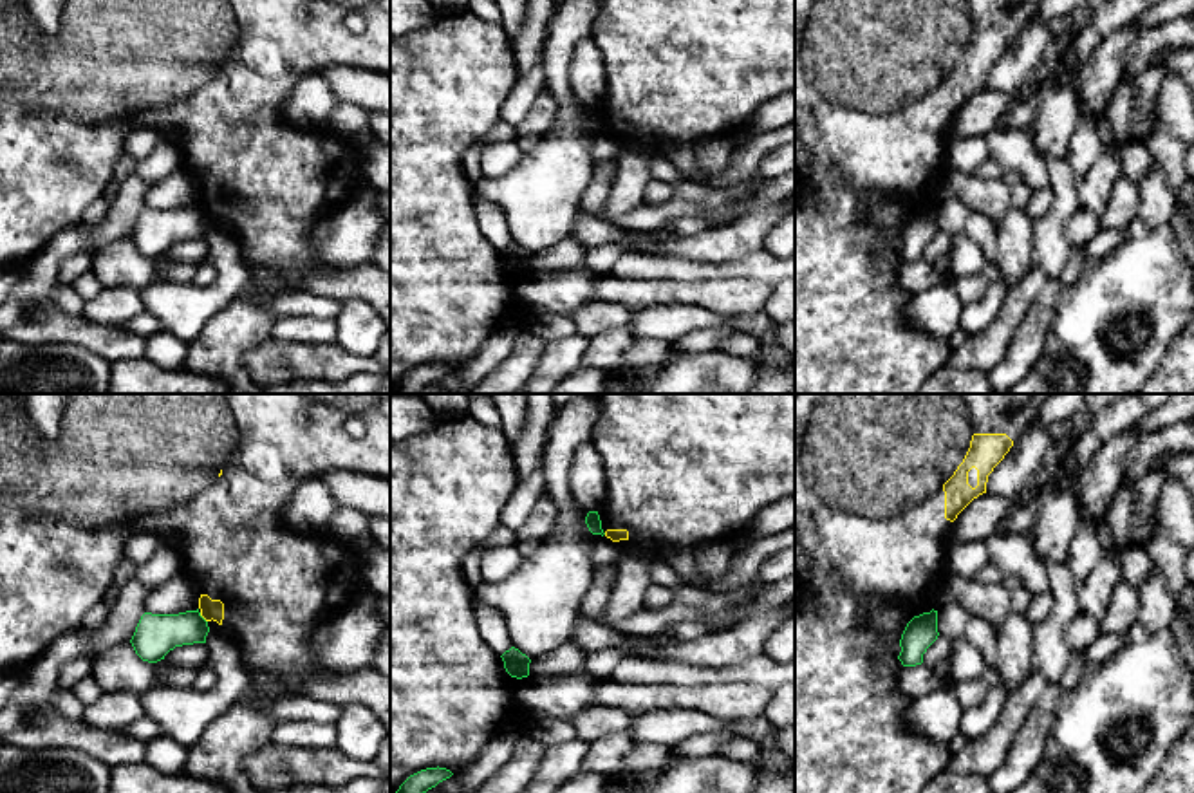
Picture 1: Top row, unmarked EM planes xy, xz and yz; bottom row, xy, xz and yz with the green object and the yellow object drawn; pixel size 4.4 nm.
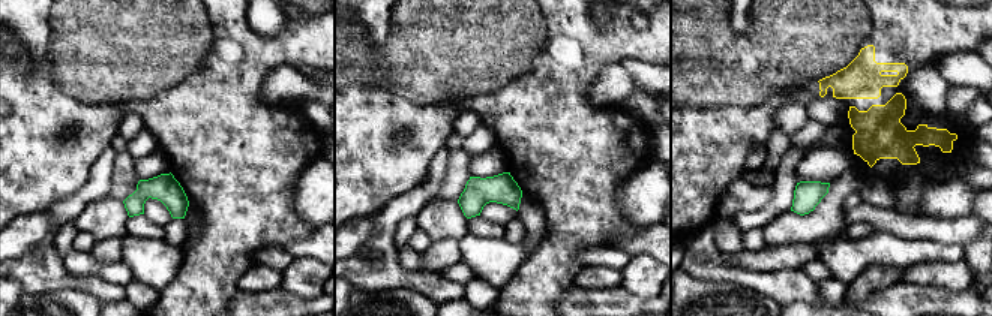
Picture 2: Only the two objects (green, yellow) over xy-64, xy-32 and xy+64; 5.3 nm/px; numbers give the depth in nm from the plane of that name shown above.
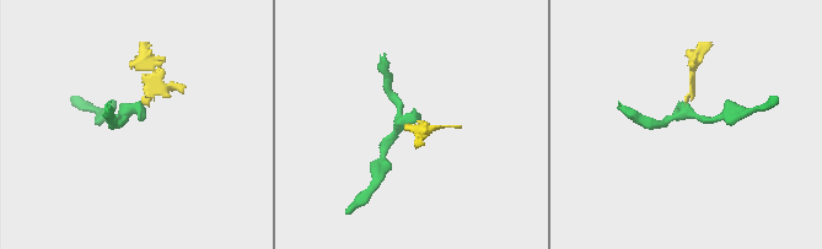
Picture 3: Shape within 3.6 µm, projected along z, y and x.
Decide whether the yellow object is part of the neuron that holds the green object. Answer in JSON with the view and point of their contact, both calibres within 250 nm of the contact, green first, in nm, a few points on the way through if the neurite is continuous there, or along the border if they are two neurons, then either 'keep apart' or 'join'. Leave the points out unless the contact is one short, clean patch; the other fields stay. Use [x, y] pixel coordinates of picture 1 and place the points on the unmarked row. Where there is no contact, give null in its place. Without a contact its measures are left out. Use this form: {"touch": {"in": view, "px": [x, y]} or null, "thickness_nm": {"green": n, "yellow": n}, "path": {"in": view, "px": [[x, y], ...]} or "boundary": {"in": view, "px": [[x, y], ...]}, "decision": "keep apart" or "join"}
{"touch": {"in": "xy", "px": [203, 214]}, "thickness_nm": {"green": 190, "yellow": 100}, "boundary": {"in": "xy", "px": [[199, 208], [206, 217]]}, "decision": "keep apart"}

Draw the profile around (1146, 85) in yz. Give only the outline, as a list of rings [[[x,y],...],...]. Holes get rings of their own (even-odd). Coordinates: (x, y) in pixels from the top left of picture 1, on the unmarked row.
[[[1156,61],[1133,79],[1133,96],[1136,112],[1131,121],[1131,139],[1143,143],[1151,132],[1151,117],[1156,108],[1156,98],[1163,79],[1171,74],[1169,61]]]

